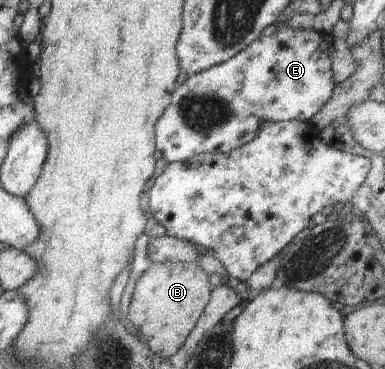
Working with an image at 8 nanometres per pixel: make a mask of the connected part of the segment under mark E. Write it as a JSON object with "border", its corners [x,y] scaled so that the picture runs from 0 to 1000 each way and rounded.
{"border":[[[727,68],[706,95],[673,98],[587,168],[488,206],[447,252],[444,274],[403,331],[405,401],[439,442],[478,439],[512,417],[590,415],[626,398],[662,377],[675,339],[688,331],[803,328],[855,274],[873,233],[849,144],[865,114],[862,92]]]}

